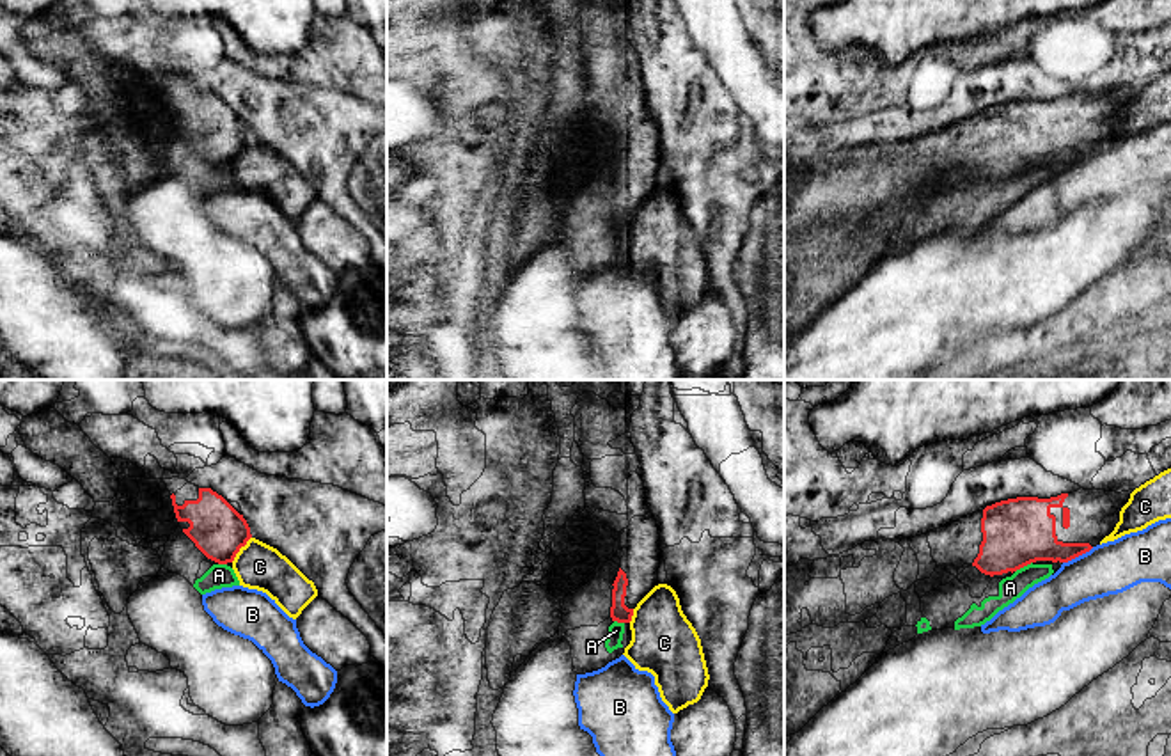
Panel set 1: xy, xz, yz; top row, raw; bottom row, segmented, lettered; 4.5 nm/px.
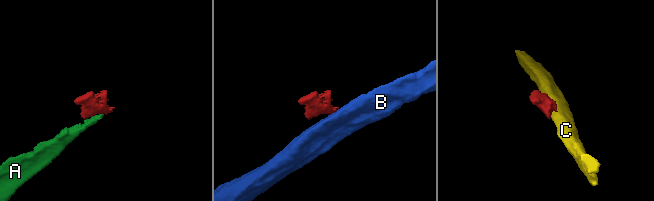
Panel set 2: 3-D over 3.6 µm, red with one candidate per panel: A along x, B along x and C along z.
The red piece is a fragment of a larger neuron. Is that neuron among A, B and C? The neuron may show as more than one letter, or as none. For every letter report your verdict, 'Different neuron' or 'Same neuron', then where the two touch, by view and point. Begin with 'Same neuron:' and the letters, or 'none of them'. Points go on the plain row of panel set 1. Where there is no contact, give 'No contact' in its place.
Same neuron: none of them
A: Different neuron. Touches red at yz (1022, 169)
B: Different neuron. Touches red at yz (1077, 158)
C: Different neuron. Touches red at xy (240, 149)

